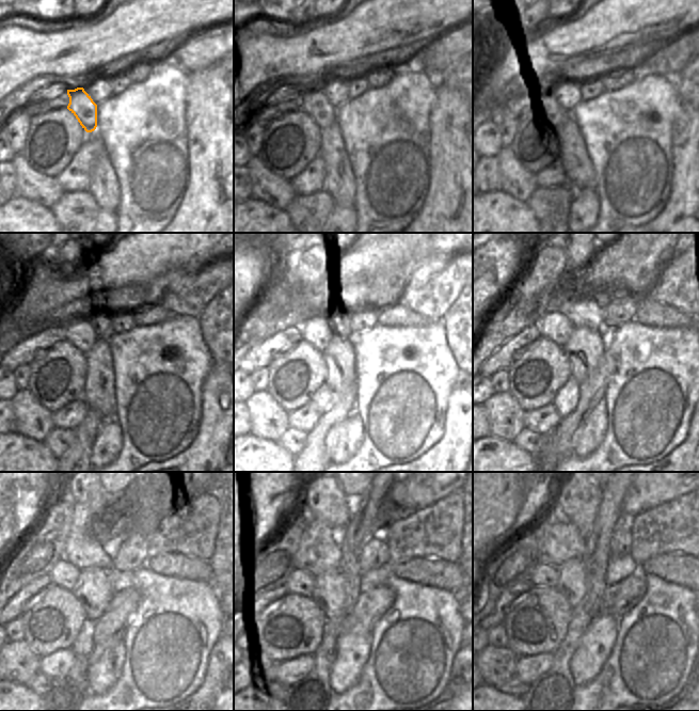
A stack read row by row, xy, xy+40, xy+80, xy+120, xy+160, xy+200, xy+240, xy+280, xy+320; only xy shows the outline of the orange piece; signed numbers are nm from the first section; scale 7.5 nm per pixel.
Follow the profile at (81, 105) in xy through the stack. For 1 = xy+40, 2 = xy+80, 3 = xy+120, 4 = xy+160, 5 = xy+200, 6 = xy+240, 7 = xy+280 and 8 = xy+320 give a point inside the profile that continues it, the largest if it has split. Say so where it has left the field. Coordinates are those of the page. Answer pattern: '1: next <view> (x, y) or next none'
1: next xy+40 (316, 104)
2: next xy+80 (554, 98)
3: next xy+120 (79, 331)
4: next xy+160 (318, 332)
5: next xy+200 (558, 330)
6: next xy+240 (65, 573)
7: next xy+280 (301, 580)
8: next xy+320 (545, 572)

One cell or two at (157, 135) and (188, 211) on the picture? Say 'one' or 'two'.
two

